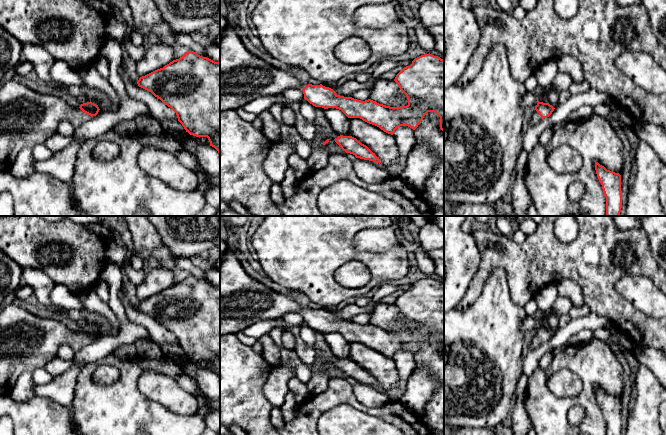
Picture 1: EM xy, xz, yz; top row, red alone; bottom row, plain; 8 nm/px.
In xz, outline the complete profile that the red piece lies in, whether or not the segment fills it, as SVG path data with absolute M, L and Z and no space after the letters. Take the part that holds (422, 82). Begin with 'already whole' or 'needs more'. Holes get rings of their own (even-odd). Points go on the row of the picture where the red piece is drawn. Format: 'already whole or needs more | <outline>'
needs more | M228 25L220 33L220 112L224 112L226 110L237 110L255 98L283 94L284 91L290 88L297 88L303 91L304 99L313 106L322 107L324 109L339 109L348 118L360 118L391 135L393 135L395 130L400 126L408 126L415 130L428 112L435 112L440 117L440 129L444 132L444 60L430 53L421 55L415 58L410 66L404 67L396 75L394 81L398 84L400 90L406 95L408 99L407 106L390 107L379 104L371 99L361 101L352 97L340 96L329 87L325 87L322 84L312 85L310 82L303 82L292 72L275 68L261 58L253 55L245 48L235 27Z

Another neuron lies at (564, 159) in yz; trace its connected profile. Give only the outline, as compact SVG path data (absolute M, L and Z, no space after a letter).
M564 144L550 152L548 164L558 174L576 173L582 166L582 157L576 149Z

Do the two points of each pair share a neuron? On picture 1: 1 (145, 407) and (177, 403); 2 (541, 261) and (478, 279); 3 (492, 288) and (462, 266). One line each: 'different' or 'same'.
1: different
2: same
3: different

